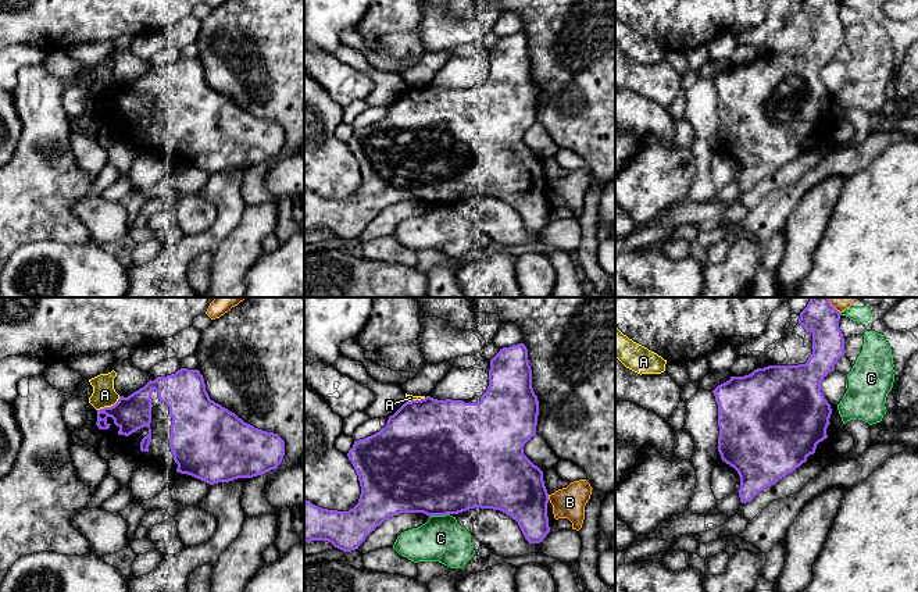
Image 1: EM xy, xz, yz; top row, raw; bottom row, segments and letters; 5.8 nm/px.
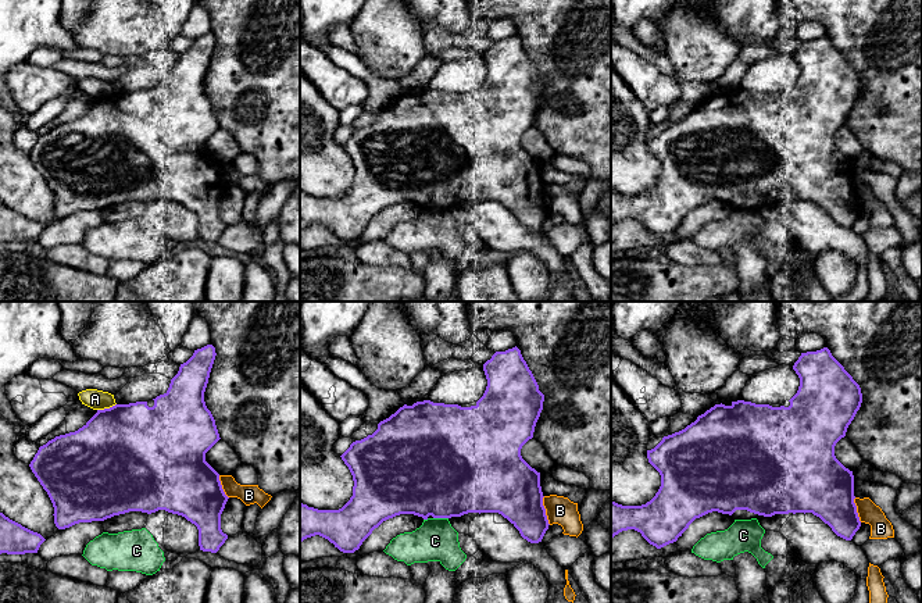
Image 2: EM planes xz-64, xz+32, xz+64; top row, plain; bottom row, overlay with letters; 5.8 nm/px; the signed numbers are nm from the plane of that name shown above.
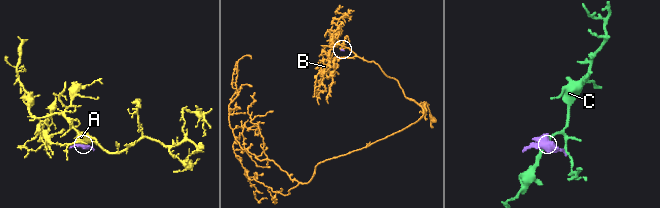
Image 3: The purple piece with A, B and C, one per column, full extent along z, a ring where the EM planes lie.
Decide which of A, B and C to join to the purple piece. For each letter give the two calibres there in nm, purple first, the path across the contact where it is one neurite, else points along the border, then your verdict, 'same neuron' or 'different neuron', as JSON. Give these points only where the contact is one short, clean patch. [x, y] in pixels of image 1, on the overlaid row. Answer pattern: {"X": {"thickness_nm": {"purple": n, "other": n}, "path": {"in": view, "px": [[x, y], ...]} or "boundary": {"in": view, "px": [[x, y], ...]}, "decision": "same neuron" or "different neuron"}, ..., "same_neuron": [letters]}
{"A": {"thickness_nm": {"purple": 200, "other": 140}, "boundary": {"in": "xy", "px": [[120, 396], [113, 405], [97, 410]]}, "decision": "different neuron"}, "B": {"thickness_nm": {"purple": 360, "other": 180}, "decision": "different neuron"}, "C": {"thickness_nm": {"purple": 500, "other": 260}, "decision": "different neuron"}, "same_neuron": []}

